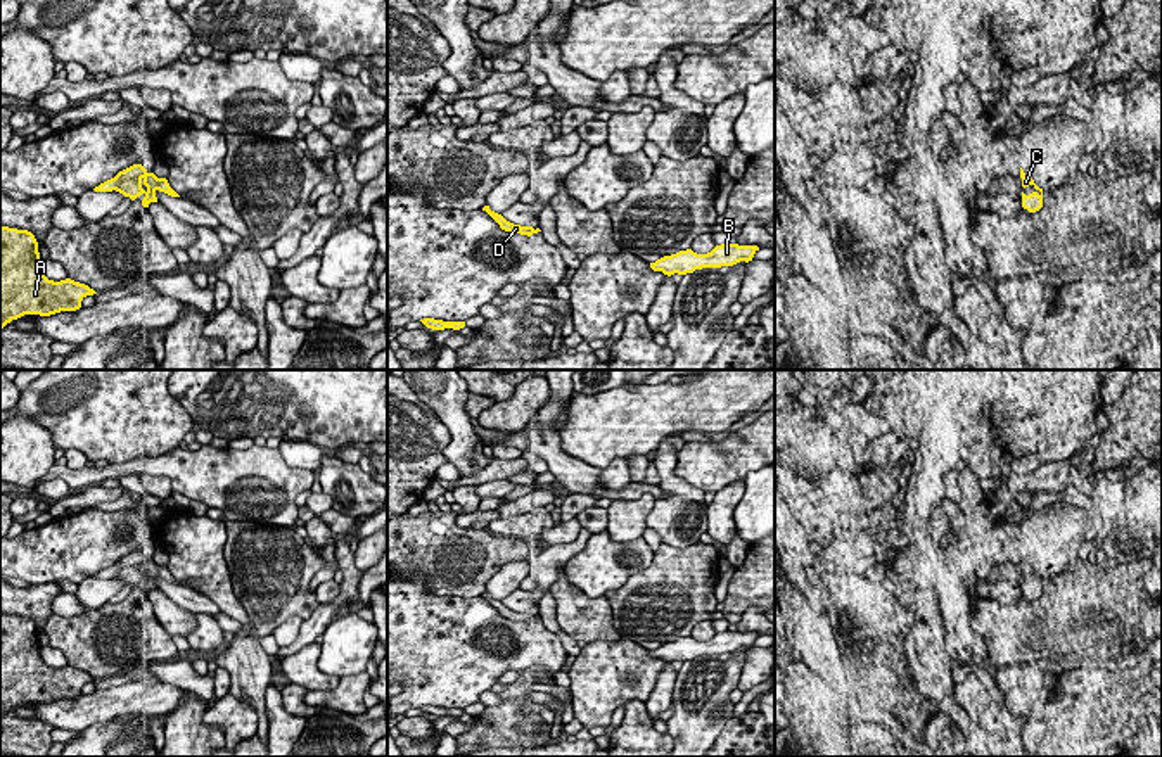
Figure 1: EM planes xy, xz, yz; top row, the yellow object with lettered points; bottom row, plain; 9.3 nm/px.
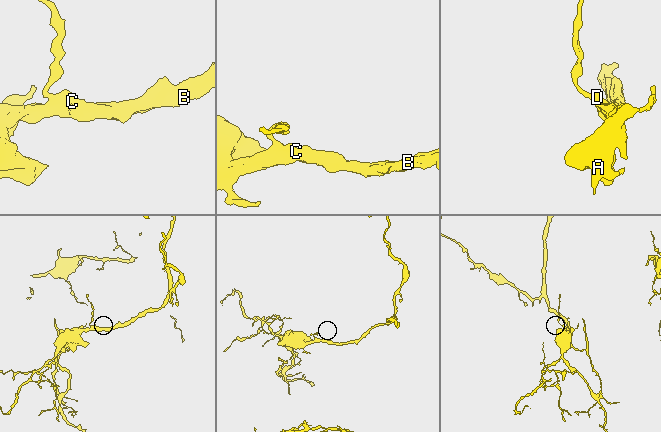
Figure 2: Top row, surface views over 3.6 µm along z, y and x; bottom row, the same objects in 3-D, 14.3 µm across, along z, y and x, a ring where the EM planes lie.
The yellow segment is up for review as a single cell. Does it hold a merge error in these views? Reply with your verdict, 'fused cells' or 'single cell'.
fused cells

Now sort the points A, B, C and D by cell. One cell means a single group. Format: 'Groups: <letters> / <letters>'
Groups: A B C / D

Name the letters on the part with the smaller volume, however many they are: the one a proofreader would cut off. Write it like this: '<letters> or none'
D

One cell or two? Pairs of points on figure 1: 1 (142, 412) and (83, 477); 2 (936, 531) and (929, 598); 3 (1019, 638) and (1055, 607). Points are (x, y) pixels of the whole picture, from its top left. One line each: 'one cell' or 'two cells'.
1: two cells
2: two cells
3: one cell

